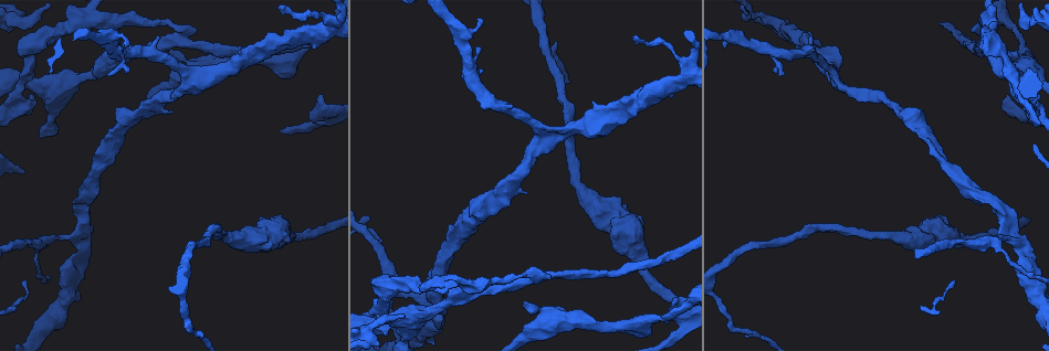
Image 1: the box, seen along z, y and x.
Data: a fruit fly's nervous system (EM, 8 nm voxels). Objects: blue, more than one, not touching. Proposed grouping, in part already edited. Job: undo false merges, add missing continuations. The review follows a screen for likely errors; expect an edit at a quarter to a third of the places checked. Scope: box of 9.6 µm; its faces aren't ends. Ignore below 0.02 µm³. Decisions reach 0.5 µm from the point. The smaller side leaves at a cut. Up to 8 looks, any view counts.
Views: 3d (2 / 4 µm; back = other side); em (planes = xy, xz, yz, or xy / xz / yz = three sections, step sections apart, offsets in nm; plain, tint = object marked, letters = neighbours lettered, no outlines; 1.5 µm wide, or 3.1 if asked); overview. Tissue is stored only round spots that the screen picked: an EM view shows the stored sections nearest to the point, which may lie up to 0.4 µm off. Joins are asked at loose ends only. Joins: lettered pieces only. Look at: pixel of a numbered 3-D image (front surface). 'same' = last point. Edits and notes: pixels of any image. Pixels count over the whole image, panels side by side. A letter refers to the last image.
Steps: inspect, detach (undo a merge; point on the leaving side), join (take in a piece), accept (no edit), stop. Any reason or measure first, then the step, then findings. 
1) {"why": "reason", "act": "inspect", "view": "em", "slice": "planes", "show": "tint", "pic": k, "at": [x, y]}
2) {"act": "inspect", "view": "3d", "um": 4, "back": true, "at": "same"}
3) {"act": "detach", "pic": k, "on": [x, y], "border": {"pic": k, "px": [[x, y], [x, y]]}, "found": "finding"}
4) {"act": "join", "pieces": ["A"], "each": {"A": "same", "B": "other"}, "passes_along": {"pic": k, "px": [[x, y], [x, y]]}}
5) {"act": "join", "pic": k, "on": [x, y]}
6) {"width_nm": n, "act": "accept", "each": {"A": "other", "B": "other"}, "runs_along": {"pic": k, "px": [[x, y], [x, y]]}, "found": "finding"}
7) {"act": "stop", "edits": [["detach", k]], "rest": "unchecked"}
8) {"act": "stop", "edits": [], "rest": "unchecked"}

{"why": "an open end", "act": "inspect", "view": "3d", "um": 2, "pic": 1, "at": [810, 35]}

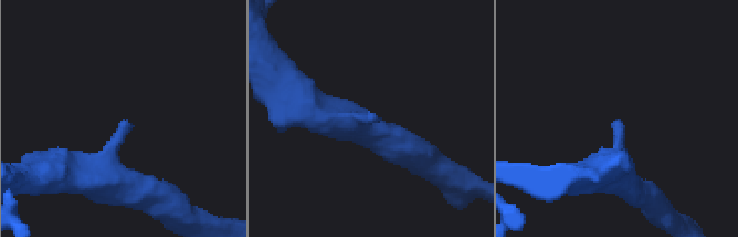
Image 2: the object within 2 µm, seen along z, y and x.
{"act": "inspect", "view": "em", "slice": "planes", "show": "letters", "pic": 2, "at": [377, 116]}

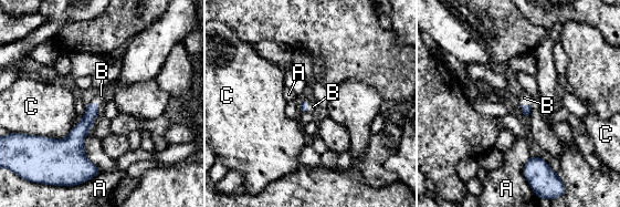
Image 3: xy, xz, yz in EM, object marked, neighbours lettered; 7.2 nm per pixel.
{"act": "join", "pieces": ["B"], "each": {"A": "other", "B": "same", "C": "other"}, "passes_along": {"pic": 3, "px": [[79, 132], [96, 103], [101, 95]]}, "found": "it goes on there"}

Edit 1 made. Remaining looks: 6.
{"act": "inspect", "view": "overview"}

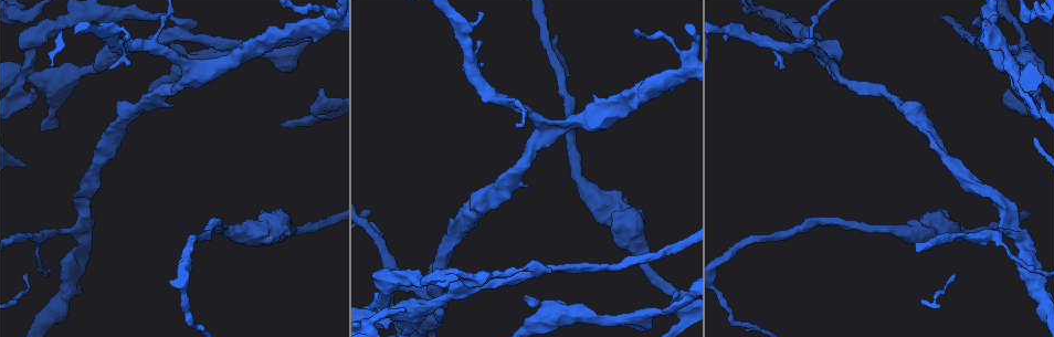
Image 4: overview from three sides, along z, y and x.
{"act": "inspect", "view": "em", "slice": "yz", "step": 8, "show": "letters", "pic": 4, "at": [677, 295]}

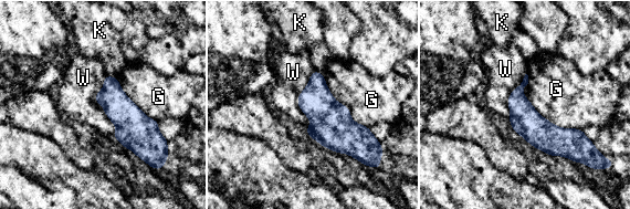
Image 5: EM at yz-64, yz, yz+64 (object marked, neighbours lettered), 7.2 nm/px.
{"act": "inspect", "view": "em", "slice": "planes", "show": "letters", "at": "same"}

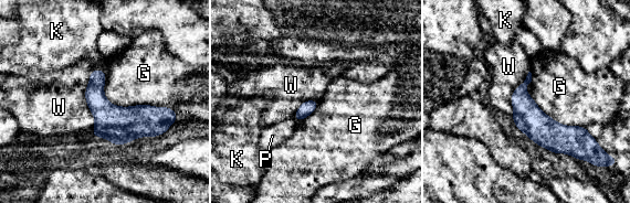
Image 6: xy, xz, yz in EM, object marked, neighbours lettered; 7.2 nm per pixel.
{"act": "accept", "each": {"G": "other", "K": "other", "P": "other", "W": "other"}, "runs_along": {"pic": 6, "px": [[517, 91], [555, 137], [585, 138]]}, "found": "none of them fits"}

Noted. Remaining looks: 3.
{"act": "stop", "edits": [["join", 3]], "rest": "unchecked"}

